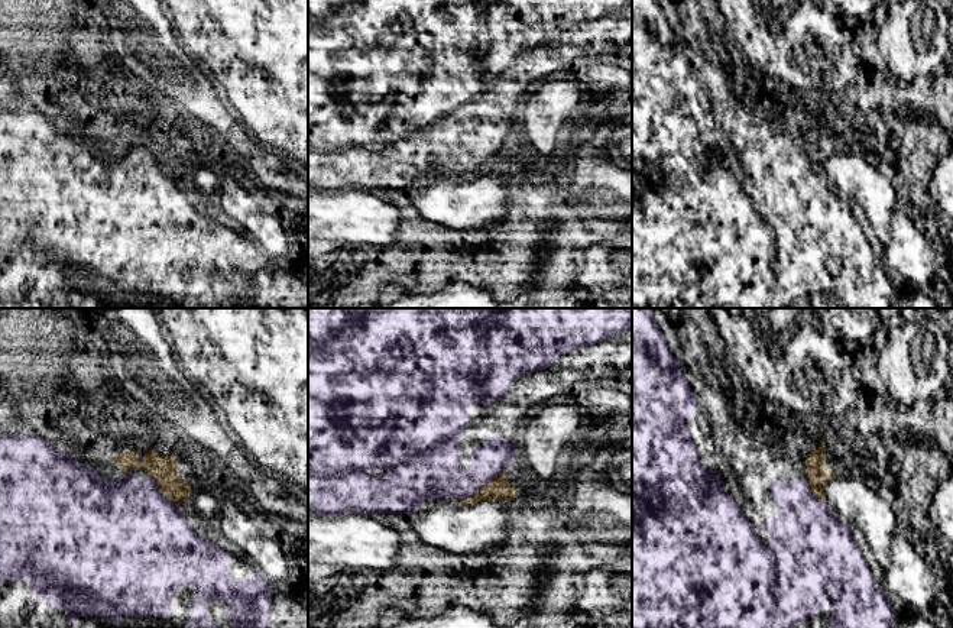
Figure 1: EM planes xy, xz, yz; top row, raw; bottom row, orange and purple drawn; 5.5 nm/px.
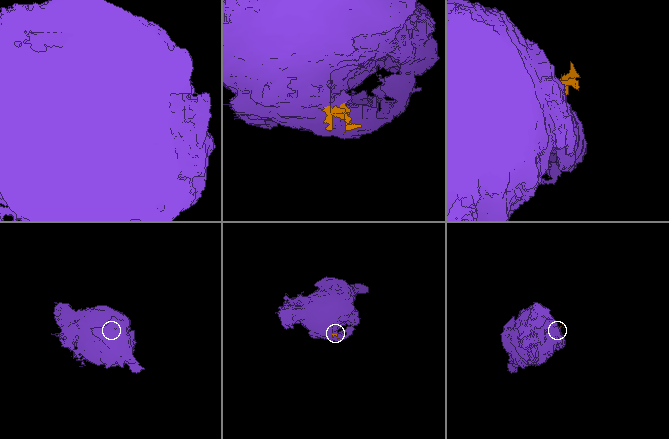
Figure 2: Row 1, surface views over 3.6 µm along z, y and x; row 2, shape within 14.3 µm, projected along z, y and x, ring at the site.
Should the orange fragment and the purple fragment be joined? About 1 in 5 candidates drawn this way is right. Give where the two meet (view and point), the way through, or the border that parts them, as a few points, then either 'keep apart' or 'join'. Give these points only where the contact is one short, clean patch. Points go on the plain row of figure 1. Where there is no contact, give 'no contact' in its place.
contact xz (477, 168); border xz (501, 148), (467, 174), (453, 175); keep apart

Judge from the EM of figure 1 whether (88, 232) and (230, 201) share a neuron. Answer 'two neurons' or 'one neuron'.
two neurons

